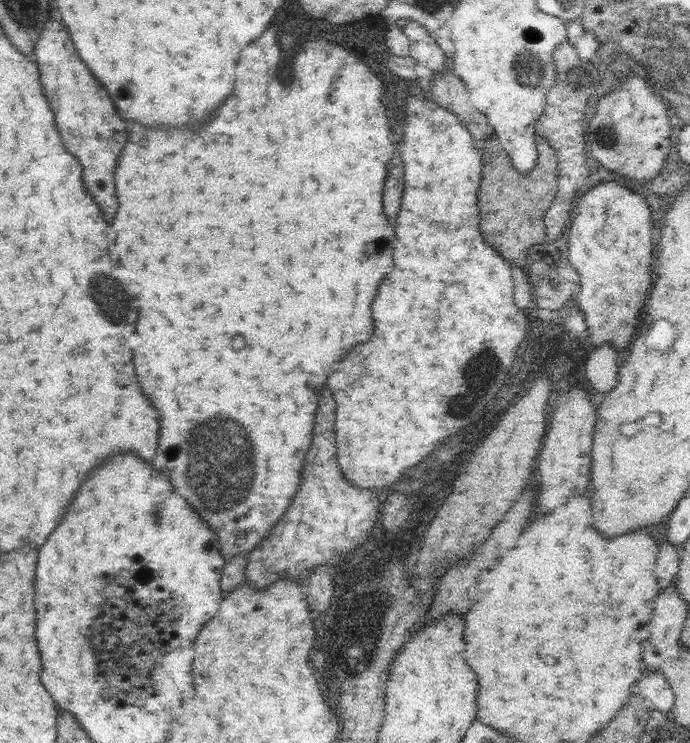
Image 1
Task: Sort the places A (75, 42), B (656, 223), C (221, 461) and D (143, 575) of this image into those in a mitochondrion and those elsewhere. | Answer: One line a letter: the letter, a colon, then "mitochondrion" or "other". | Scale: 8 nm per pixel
A: other
B: other
C: mitochondrion
D: other

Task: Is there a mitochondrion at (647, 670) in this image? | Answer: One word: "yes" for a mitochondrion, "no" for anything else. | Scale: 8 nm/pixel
no

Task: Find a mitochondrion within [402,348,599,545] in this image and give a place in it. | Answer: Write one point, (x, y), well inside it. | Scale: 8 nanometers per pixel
(504, 400)

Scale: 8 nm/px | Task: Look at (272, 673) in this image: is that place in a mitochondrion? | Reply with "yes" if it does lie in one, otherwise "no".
no

